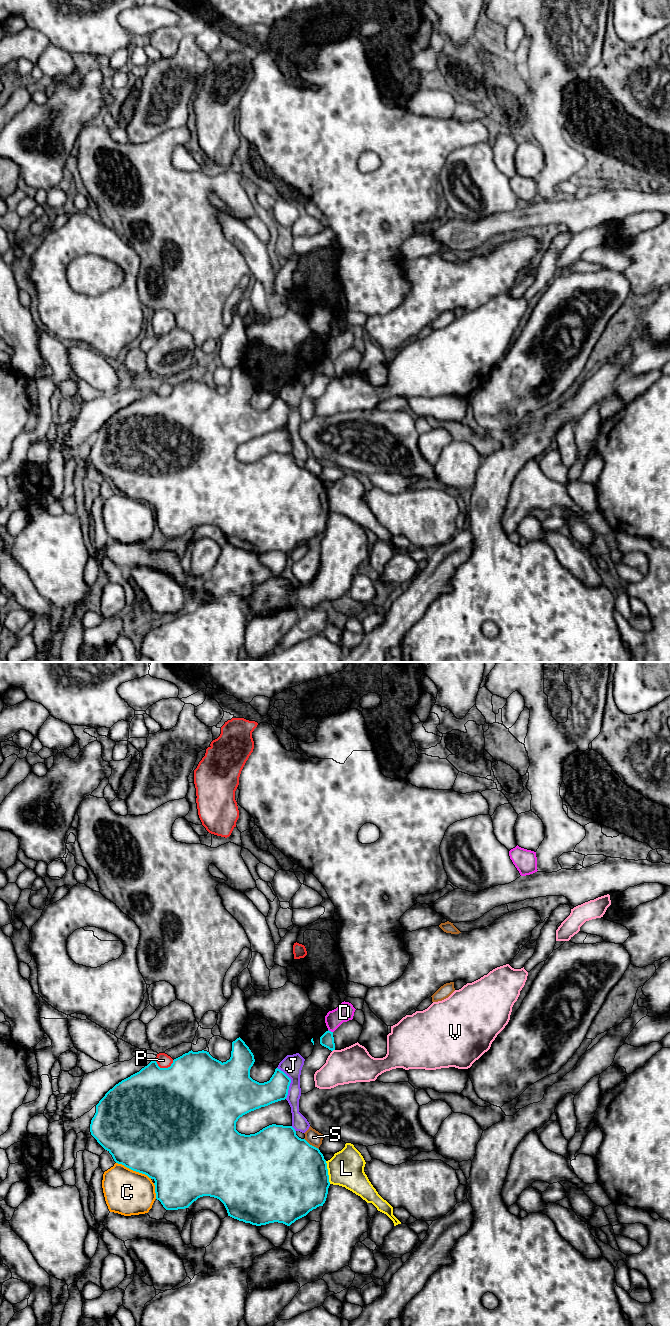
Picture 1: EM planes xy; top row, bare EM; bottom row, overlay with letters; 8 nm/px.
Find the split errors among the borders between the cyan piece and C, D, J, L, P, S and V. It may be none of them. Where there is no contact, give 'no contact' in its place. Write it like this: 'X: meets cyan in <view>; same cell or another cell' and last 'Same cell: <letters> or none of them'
C: meets cyan in xy; another cell
D: meets cyan in xy; another cell
J: meets cyan in xy; another cell
L: meets cyan in xy; another cell
P: meets cyan in xy; another cell
S: meets cyan in xy; another cell
V: meets cyan in xy; another cell
Same cell: none of them

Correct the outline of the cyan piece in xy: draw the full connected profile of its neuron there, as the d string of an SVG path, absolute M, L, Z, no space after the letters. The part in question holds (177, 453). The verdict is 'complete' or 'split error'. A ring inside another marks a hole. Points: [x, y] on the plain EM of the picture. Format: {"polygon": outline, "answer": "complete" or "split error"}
{"polygon": "M240 365L232 370L231 385L223 391L213 386L209 380L204 378L198 380L191 378L174 387L168 396L160 396L156 389L151 389L139 400L116 412L99 429L96 433L96 441L90 452L91 463L112 483L116 491L122 492L133 499L145 502L155 509L156 527L161 530L166 538L185 537L198 526L210 524L219 527L224 532L228 544L239 549L256 554L274 550L290 554L296 548L306 544L310 539L319 534L323 534L325 531L330 514L327 491L320 478L310 473L305 467L299 466L292 454L272 452L250 463L241 462L236 458L236 450L240 445L261 435L285 428L288 423L291 407L283 399L276 396L269 409L259 411L250 405L250 397L254 390L253 381Z", "answer": "complete"}

